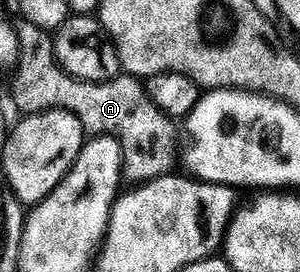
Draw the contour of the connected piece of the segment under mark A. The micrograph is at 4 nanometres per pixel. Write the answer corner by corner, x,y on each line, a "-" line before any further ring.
26,26
19,33
17,74
20,101
34,101
33,109
38,112
67,110
75,114
87,135
106,135
116,141
126,138
126,146
134,146
134,142
142,142
142,138
150,134
150,130
142,130
142,126
162,126
154,101
139,79
119,76
113,82
82,82
73,78
54,61
51,35
34,26

